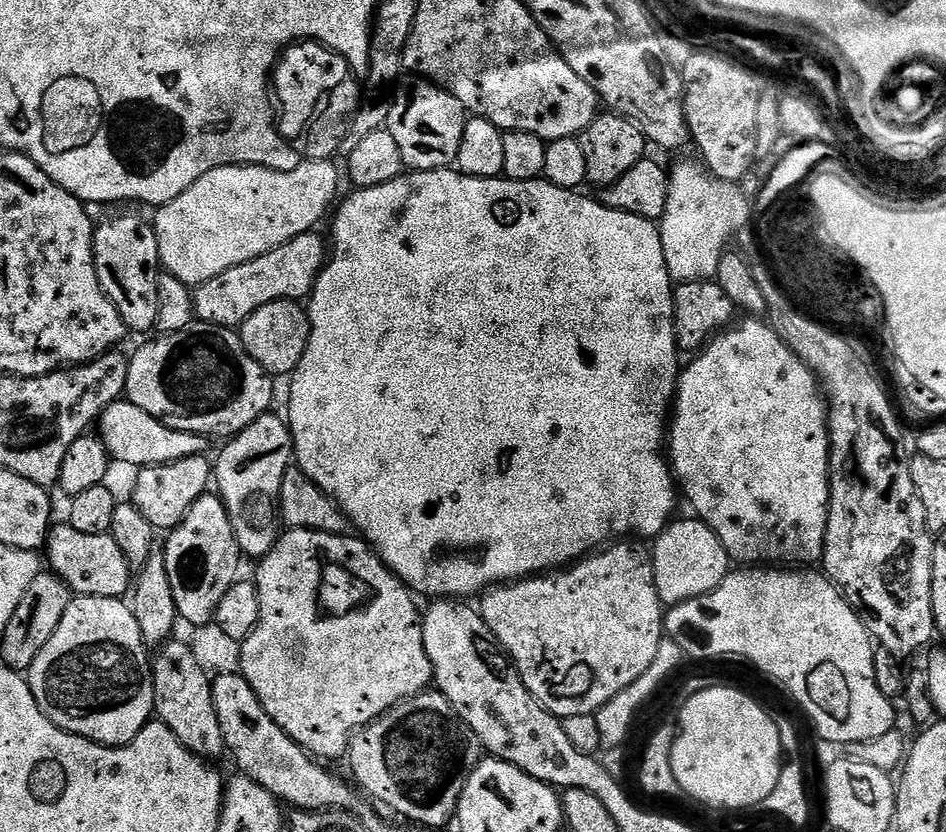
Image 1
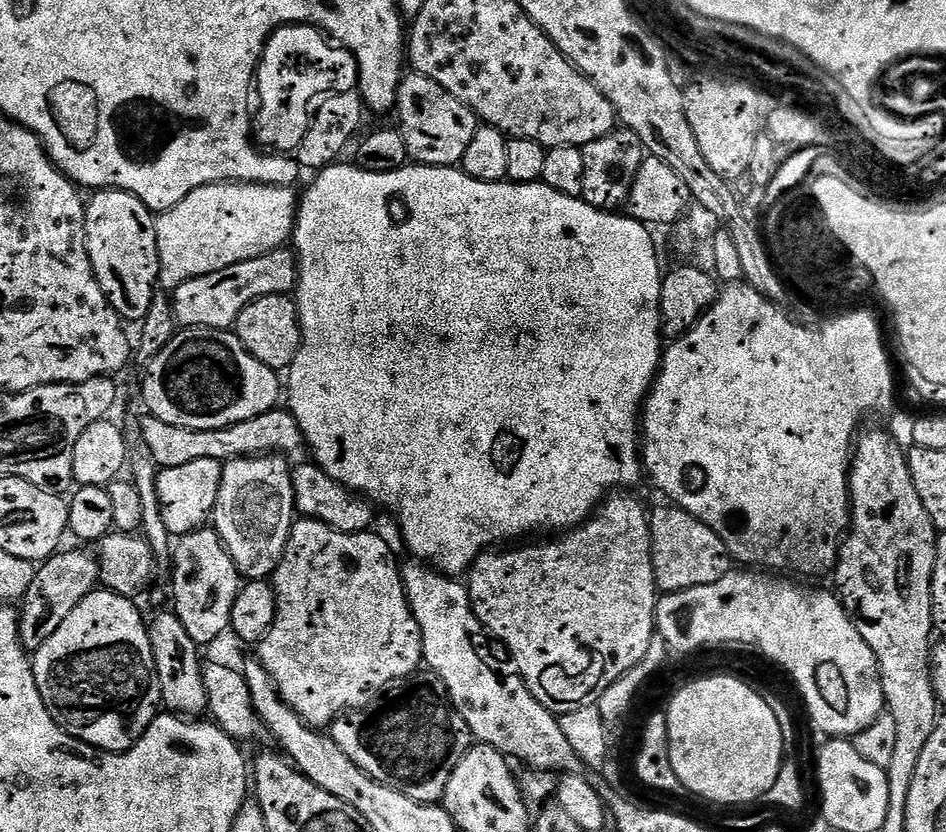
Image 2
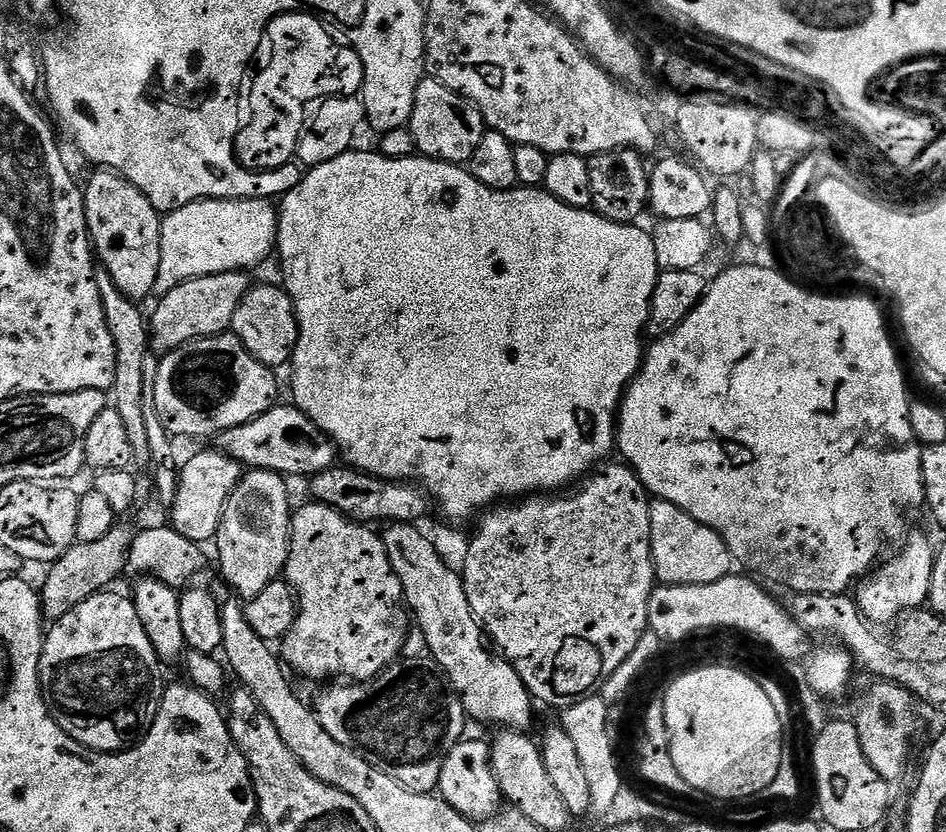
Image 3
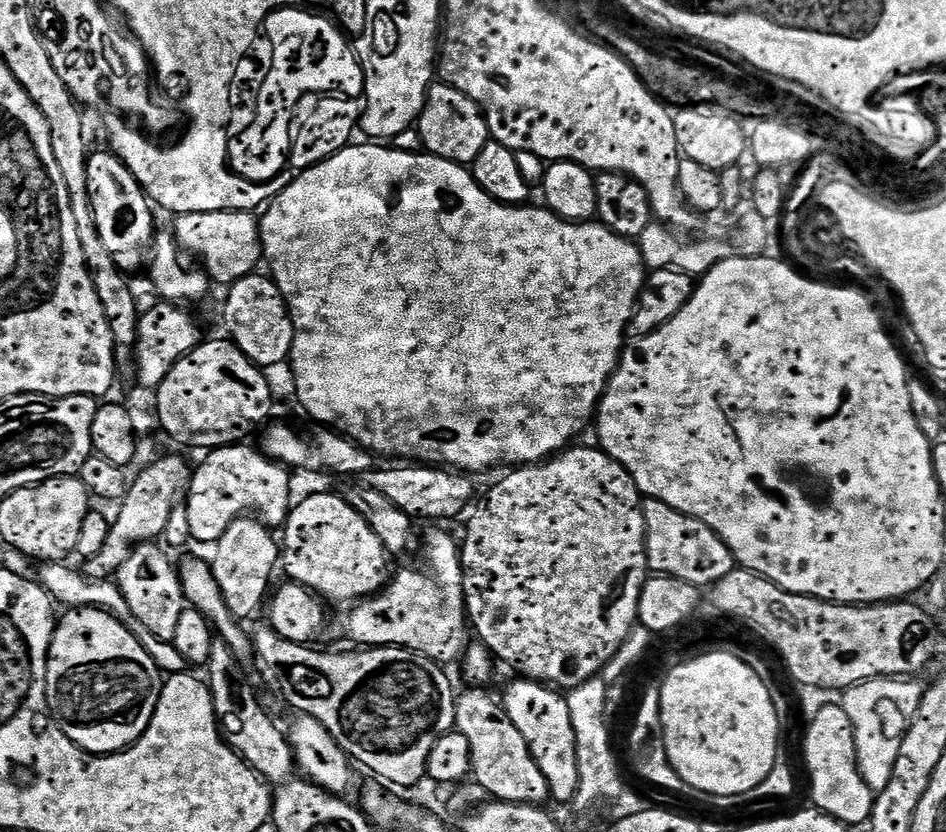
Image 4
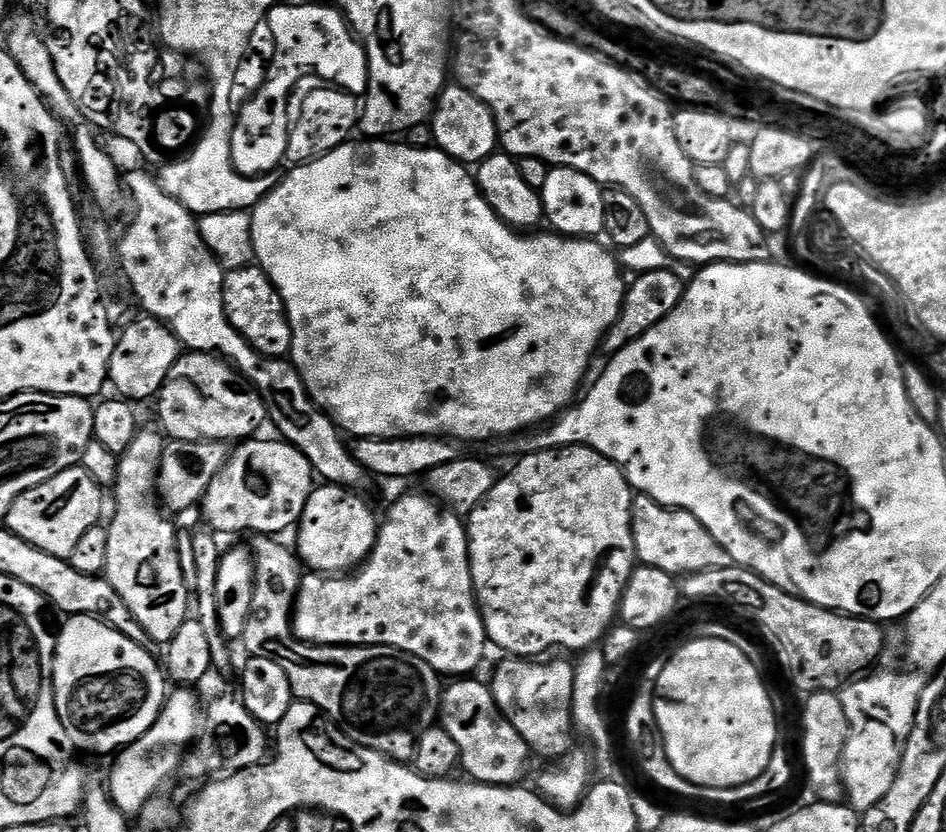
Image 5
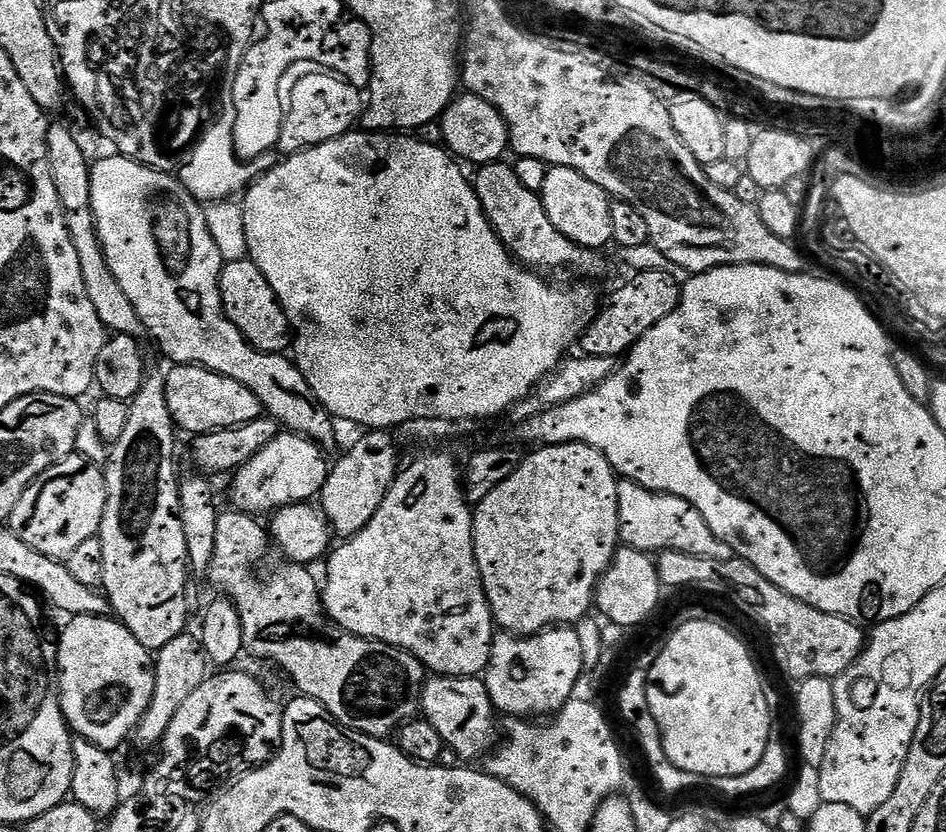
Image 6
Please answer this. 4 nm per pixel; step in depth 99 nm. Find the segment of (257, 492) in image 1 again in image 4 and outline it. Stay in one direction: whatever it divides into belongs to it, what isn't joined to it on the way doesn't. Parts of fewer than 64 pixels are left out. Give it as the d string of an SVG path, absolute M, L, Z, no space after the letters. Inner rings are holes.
M241 518L236 520L226 534L214 545L216 557L211 557L212 573L222 590L222 598L226 598L226 606L241 622L248 622L248 619L256 611L263 609L266 604L266 597L269 595L268 579L272 571L278 568L278 561L282 556L282 548L271 536L269 525L256 518Z

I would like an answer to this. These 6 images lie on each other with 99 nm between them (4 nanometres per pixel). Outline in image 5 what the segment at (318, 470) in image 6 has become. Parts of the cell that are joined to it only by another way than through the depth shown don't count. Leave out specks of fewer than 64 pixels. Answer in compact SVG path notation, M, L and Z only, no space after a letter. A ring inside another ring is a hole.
M249 438L231 449L228 461L204 494L204 520L213 533L248 532L279 537L295 525L314 487L314 473L306 454L283 439Z

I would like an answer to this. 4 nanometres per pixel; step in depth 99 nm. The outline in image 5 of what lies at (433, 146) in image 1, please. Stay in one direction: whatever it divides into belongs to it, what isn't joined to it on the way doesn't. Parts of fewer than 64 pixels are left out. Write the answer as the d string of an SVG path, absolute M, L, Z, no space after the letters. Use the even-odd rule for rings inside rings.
M459 82L449 83L440 91L440 96L436 99L430 117L432 133L434 134L434 145L441 152L446 153L452 160L459 160L465 166L475 166L491 156L498 148L498 137L496 135L496 119L494 114L481 100L470 90L466 90Z

